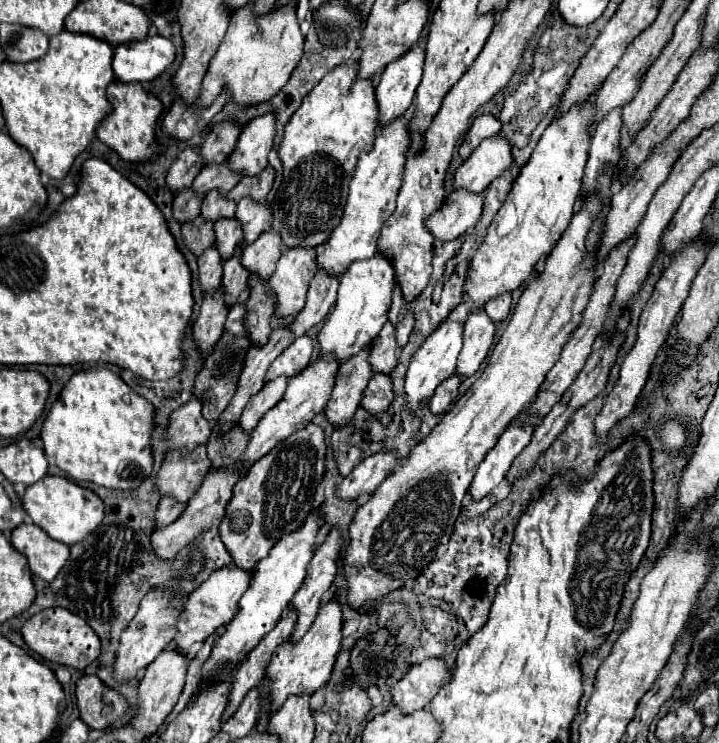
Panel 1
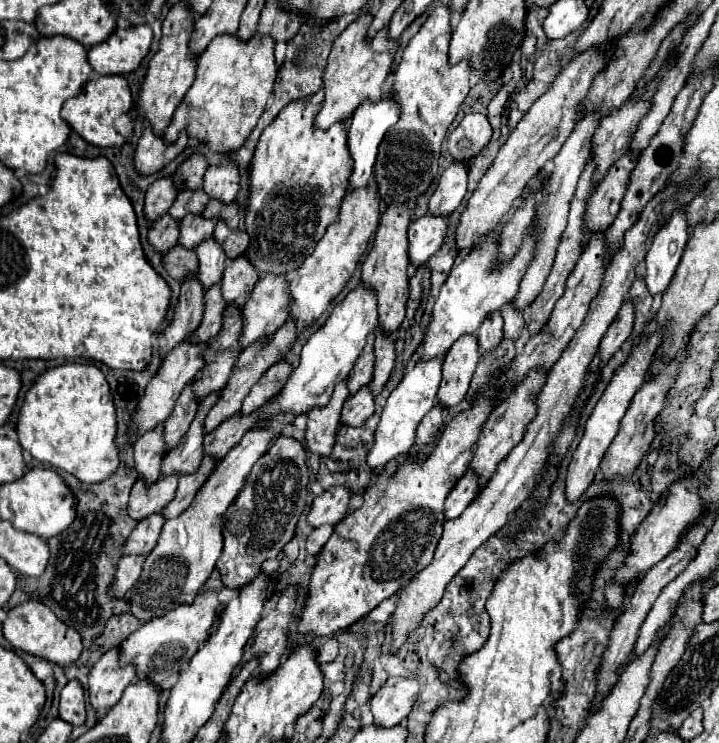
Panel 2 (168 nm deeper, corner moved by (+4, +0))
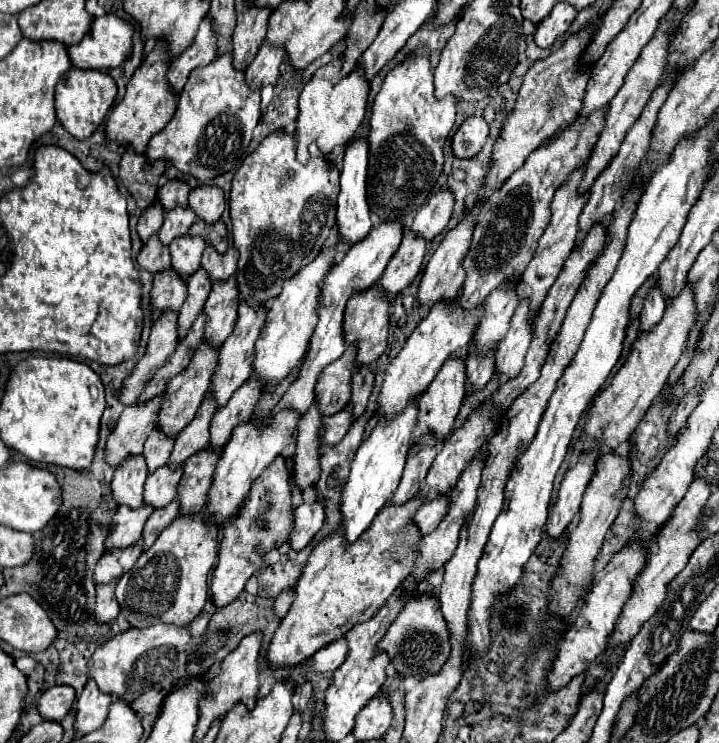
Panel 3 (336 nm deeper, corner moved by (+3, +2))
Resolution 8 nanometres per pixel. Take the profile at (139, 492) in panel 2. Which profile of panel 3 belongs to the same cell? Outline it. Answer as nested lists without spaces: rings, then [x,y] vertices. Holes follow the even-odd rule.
[[[119,506],[117,514],[113,516],[111,534],[109,534],[107,544],[105,544],[107,552],[113,548],[125,548],[129,544],[135,544],[135,540],[141,538],[143,526],[153,510],[155,508],[151,508],[151,506],[141,506],[135,510],[127,508],[127,506]]]

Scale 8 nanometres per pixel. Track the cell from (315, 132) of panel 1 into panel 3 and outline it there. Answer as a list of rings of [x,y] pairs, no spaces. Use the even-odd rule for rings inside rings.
[[[275,130],[271,132],[267,138],[263,138],[263,142],[255,148],[255,152],[251,152],[243,164],[239,166],[239,170],[235,172],[235,178],[233,178],[233,188],[231,188],[231,196],[229,196],[229,210],[231,210],[231,222],[233,222],[233,246],[239,250],[239,264],[237,264],[237,284],[239,284],[239,292],[243,294],[243,298],[251,304],[251,306],[261,306],[269,300],[273,300],[275,296],[279,296],[281,292],[281,286],[285,280],[289,280],[301,266],[309,264],[311,260],[315,260],[315,256],[321,252],[321,246],[323,242],[327,240],[331,228],[335,226],[335,200],[339,196],[339,168],[329,160],[329,156],[323,156],[319,152],[319,148],[313,150],[313,156],[307,164],[301,164],[297,160],[297,154],[295,154],[295,134],[287,134],[285,130]]]

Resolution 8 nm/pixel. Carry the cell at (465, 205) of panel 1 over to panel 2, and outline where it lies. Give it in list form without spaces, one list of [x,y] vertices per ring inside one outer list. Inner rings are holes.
[[[424,214],[408,226],[408,260],[410,266],[418,268],[428,258],[440,250],[442,240],[446,236],[448,218],[430,218]]]

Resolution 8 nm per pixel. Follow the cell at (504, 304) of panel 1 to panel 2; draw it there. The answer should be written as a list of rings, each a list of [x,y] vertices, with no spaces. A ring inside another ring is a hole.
[[[490,314],[490,318],[484,320],[478,330],[478,346],[482,352],[490,352],[500,344],[500,340],[502,340],[502,316]]]

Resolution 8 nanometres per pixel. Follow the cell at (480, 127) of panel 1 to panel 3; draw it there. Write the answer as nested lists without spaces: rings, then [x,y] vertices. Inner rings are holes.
[[[469,116],[455,132],[451,148],[455,158],[473,158],[481,152],[489,136],[489,124],[481,116]]]

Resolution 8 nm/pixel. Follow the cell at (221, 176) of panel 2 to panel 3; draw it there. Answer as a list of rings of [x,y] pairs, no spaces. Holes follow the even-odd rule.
[[[197,186],[189,194],[189,206],[207,222],[217,222],[225,210],[225,192],[217,186]]]

